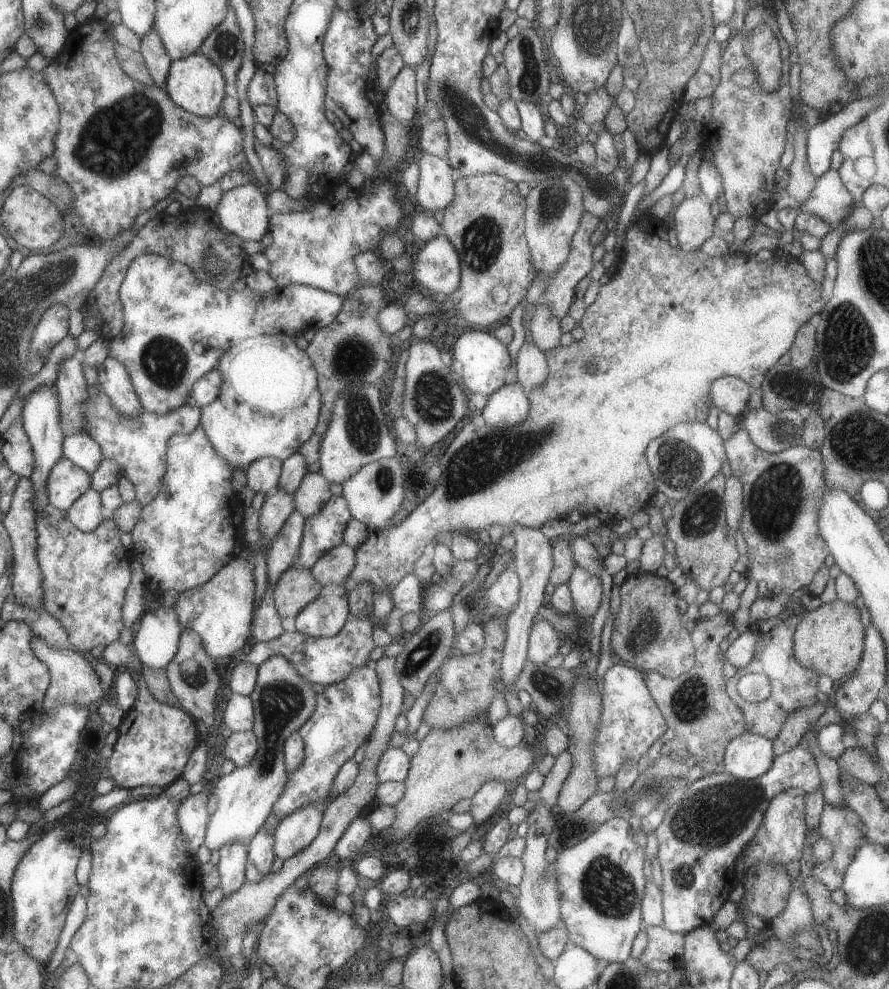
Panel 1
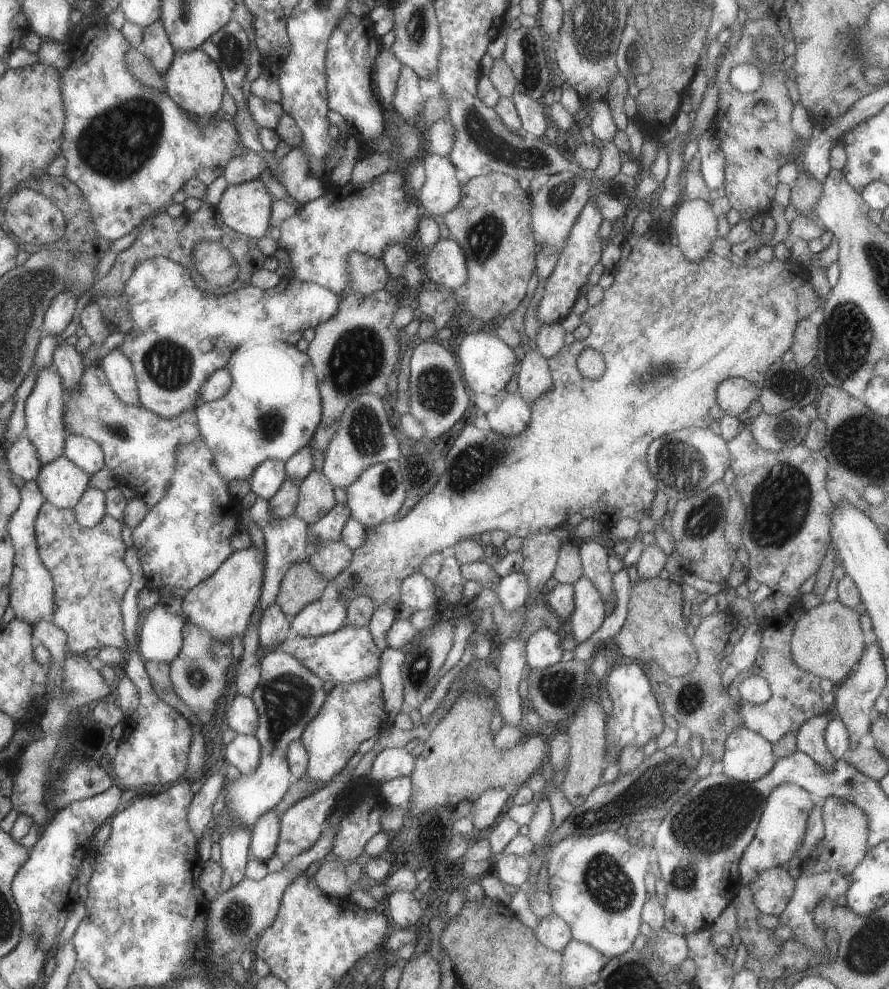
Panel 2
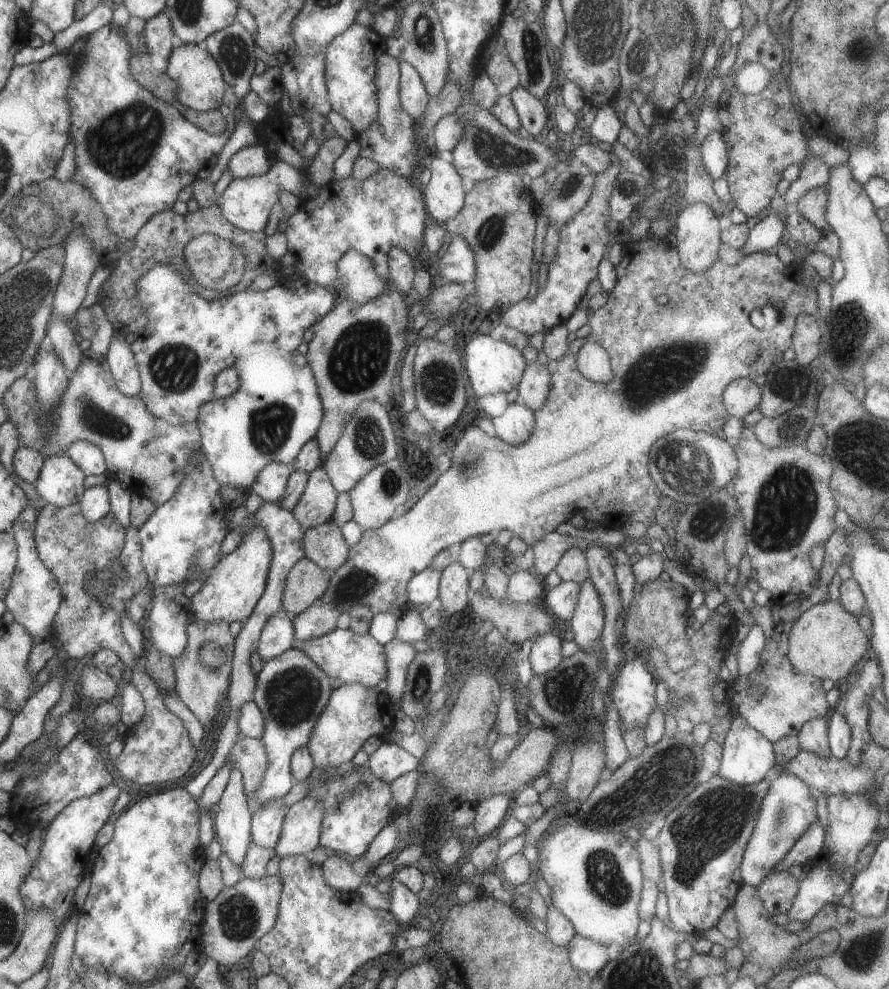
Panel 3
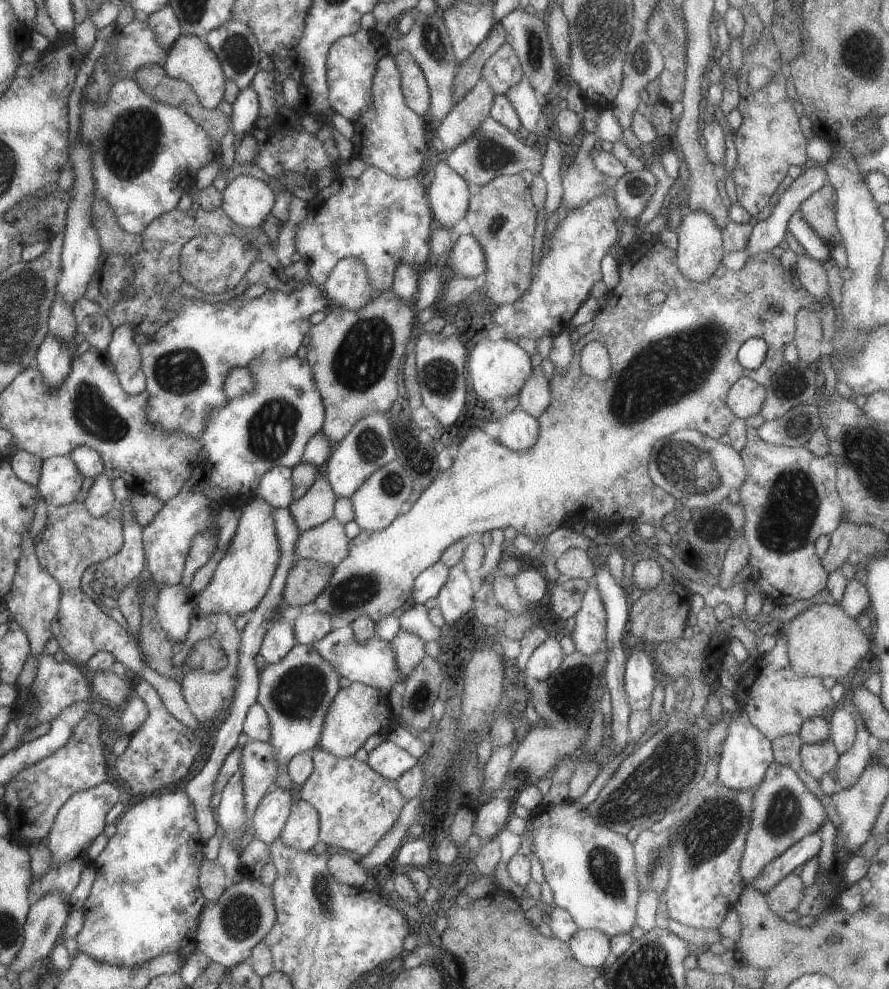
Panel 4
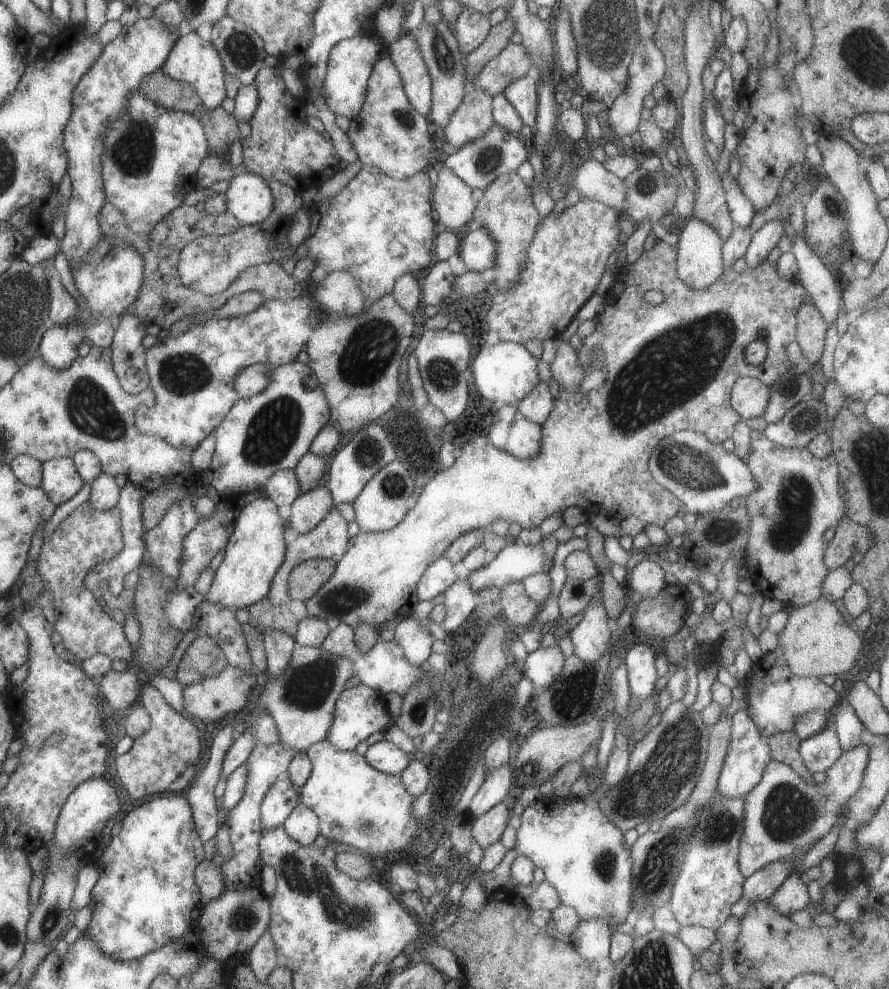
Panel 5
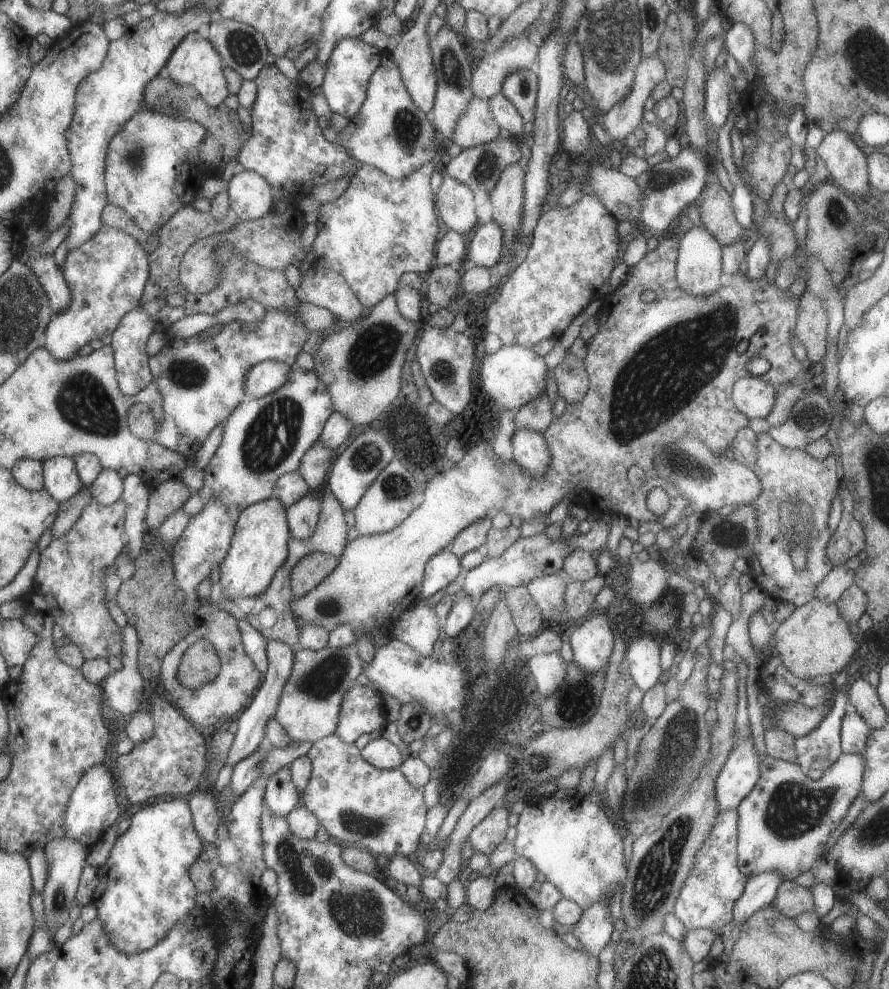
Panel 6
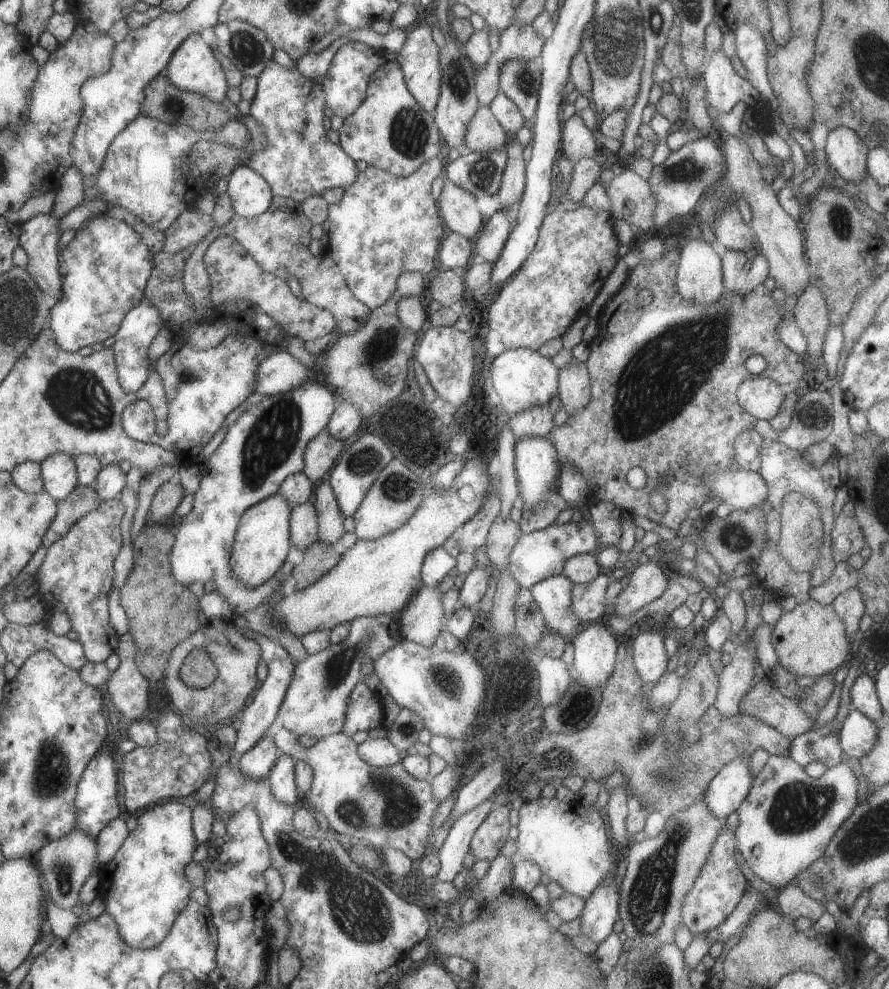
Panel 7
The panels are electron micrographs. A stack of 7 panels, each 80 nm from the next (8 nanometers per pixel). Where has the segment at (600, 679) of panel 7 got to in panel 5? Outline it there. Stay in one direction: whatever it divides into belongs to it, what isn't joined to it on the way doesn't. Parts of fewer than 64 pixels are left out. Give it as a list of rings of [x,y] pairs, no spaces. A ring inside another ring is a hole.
[[[593,600],[588,602],[581,616],[569,631],[572,654],[580,661],[592,663],[611,648],[613,625],[609,624],[603,605],[594,604]]]

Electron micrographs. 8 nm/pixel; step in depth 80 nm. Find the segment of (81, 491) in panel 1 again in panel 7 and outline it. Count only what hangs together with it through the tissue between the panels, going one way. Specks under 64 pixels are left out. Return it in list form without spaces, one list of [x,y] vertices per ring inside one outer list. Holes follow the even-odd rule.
[[[67,453],[52,454],[42,462],[46,491],[58,501],[67,498],[79,486],[76,459]]]

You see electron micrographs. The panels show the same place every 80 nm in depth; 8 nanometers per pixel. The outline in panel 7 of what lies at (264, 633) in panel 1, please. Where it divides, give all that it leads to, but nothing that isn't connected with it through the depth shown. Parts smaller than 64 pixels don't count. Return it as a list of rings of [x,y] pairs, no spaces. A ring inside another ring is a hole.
[[[259,633],[253,636],[253,640],[260,646],[260,657],[267,666],[267,676],[258,685],[257,690],[253,692],[247,705],[237,716],[240,725],[236,729],[236,741],[233,752],[241,755],[246,750],[249,750],[249,747],[252,747],[254,742],[257,742],[259,738],[267,734],[269,725],[278,714],[279,707],[285,696],[285,691],[293,678],[295,665],[291,655],[275,640],[270,639],[268,636],[265,638],[265,635],[259,636]]]

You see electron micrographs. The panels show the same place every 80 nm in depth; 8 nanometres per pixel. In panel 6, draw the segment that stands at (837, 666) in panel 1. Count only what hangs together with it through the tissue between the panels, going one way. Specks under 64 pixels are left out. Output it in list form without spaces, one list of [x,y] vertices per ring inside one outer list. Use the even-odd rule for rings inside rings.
[[[813,598],[795,607],[787,618],[777,624],[772,634],[772,648],[775,653],[779,653],[783,666],[797,678],[810,680],[823,674],[833,677],[849,663],[858,648],[847,626],[834,603]]]

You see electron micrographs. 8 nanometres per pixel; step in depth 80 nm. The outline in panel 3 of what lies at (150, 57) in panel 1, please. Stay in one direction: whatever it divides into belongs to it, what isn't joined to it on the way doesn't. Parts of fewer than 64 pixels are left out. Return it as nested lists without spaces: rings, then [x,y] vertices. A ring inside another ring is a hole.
[[[166,10],[144,22],[143,38],[146,40],[147,54],[158,54],[163,59],[168,59],[173,48],[179,44],[171,30]]]

